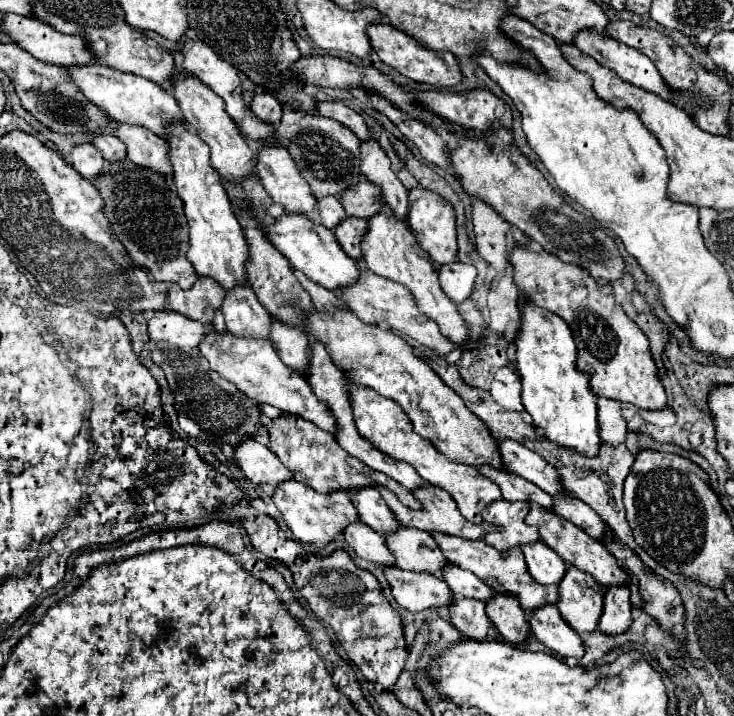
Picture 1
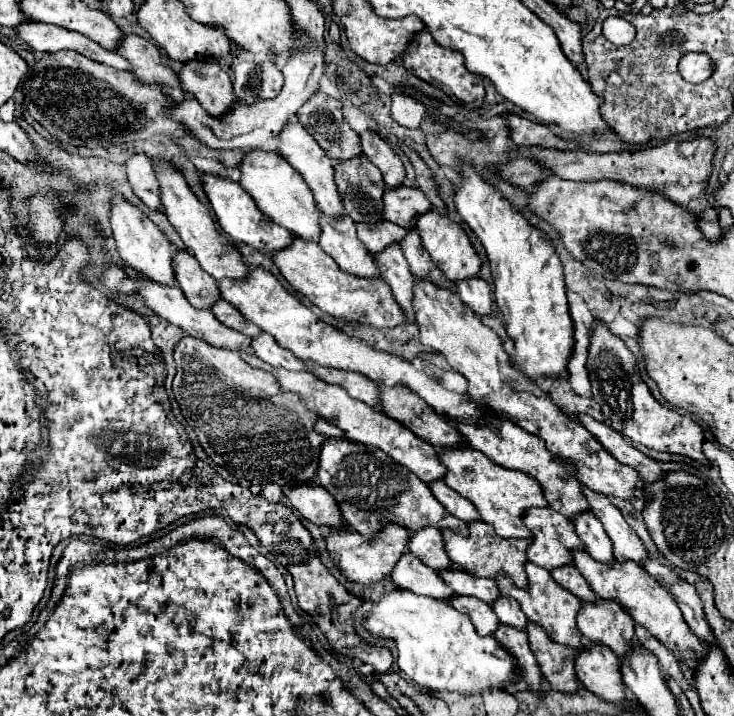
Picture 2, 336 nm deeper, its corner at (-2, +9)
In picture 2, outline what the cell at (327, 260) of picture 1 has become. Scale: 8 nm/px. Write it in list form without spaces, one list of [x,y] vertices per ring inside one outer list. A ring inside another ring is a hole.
[[[204,173],[202,175],[202,183],[204,183],[204,191],[212,203],[212,209],[216,213],[216,219],[220,223],[220,227],[232,237],[232,241],[242,241],[262,253],[276,253],[276,251],[282,251],[286,247],[292,245],[292,241],[296,239],[296,235],[288,229],[284,229],[282,225],[274,223],[268,215],[264,215],[256,203],[252,201],[250,195],[246,195],[246,191],[236,183],[236,181],[230,181],[226,177],[216,177],[216,175],[208,175]]]

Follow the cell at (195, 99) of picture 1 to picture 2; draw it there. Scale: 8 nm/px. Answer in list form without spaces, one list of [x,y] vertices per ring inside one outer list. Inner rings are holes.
[[[252,149],[240,163],[240,185],[244,191],[254,199],[262,213],[270,215],[278,225],[290,229],[302,239],[318,239],[320,225],[318,225],[318,209],[314,205],[314,197],[308,185],[302,181],[300,173],[276,151]]]

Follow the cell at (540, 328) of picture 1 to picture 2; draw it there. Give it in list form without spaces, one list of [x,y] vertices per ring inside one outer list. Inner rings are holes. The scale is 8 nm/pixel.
[[[464,165],[462,171],[462,187],[454,195],[456,209],[464,223],[474,231],[474,235],[480,239],[480,243],[486,249],[492,277],[494,277],[494,299],[496,305],[504,317],[508,337],[514,341],[514,353],[512,353],[512,365],[522,371],[530,379],[540,377],[560,377],[568,369],[568,361],[574,353],[574,323],[570,317],[568,301],[566,301],[566,289],[564,289],[564,277],[562,277],[562,263],[554,251],[554,245],[550,237],[538,229],[534,229],[522,213],[518,213],[502,195],[498,189],[482,181],[482,177],[468,165]]]

